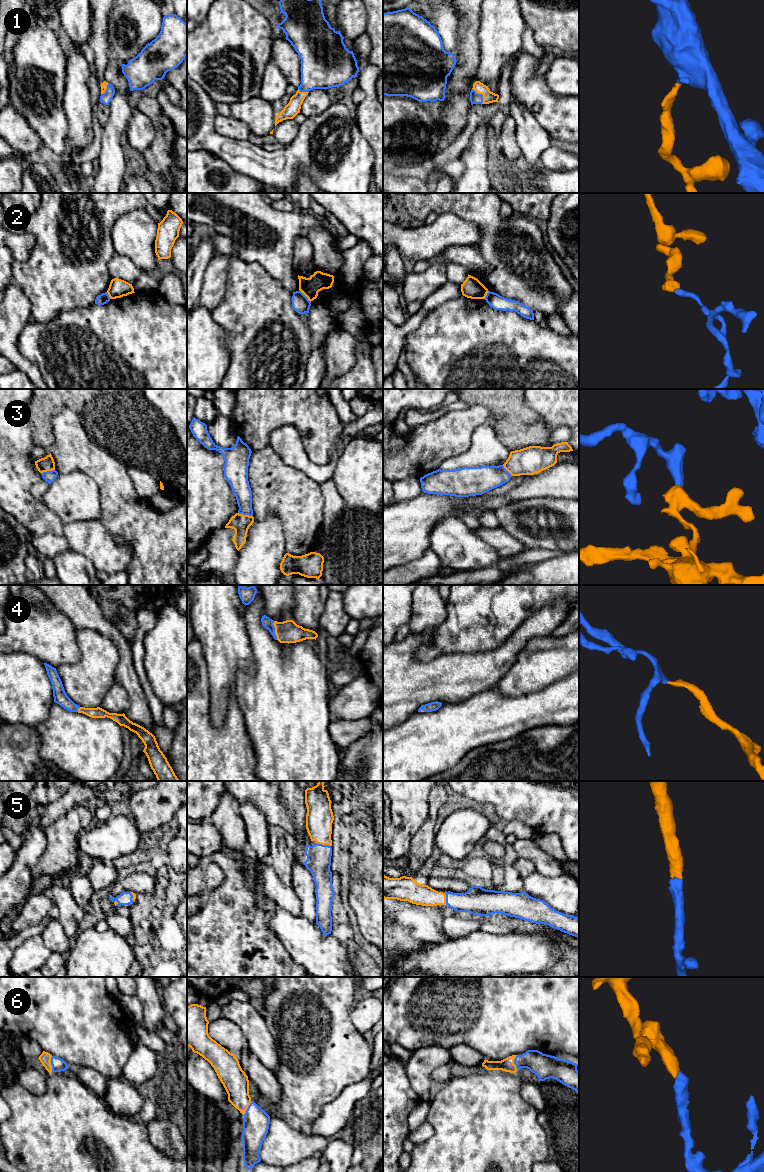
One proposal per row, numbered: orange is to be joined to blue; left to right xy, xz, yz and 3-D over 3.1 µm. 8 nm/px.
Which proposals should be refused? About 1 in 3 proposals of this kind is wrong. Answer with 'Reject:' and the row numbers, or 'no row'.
Reject: 2, 3

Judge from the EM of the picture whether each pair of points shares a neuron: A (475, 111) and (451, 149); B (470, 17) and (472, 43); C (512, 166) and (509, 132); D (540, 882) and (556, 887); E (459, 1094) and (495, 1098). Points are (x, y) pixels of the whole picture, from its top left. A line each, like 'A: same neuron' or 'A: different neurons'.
A: same neuron
B: same neuron
C: different neurons
D: same neuron
E: same neuron

